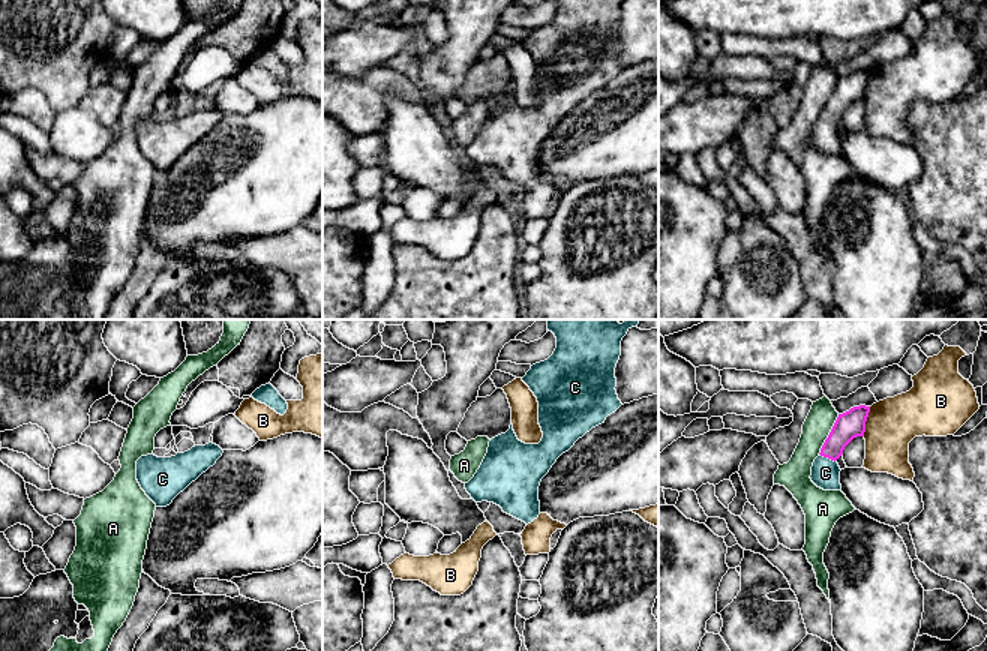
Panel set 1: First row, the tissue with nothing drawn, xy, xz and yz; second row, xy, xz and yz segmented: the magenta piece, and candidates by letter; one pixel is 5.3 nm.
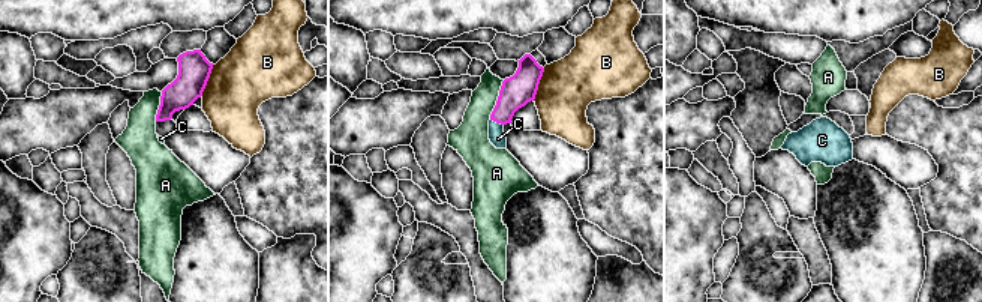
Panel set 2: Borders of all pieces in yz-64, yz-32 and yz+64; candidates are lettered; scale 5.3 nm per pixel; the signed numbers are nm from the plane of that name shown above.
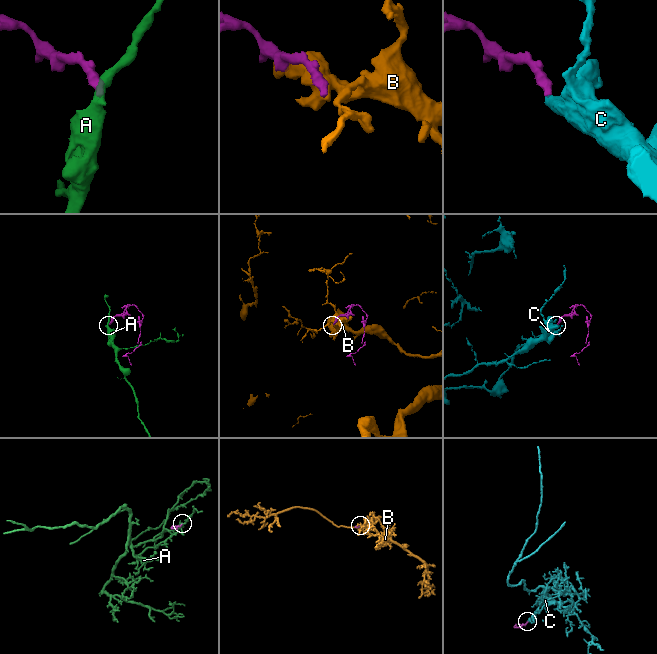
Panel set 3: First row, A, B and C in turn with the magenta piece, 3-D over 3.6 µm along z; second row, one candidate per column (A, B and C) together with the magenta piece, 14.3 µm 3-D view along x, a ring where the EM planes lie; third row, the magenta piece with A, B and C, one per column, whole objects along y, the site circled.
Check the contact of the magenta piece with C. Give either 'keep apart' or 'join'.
join

